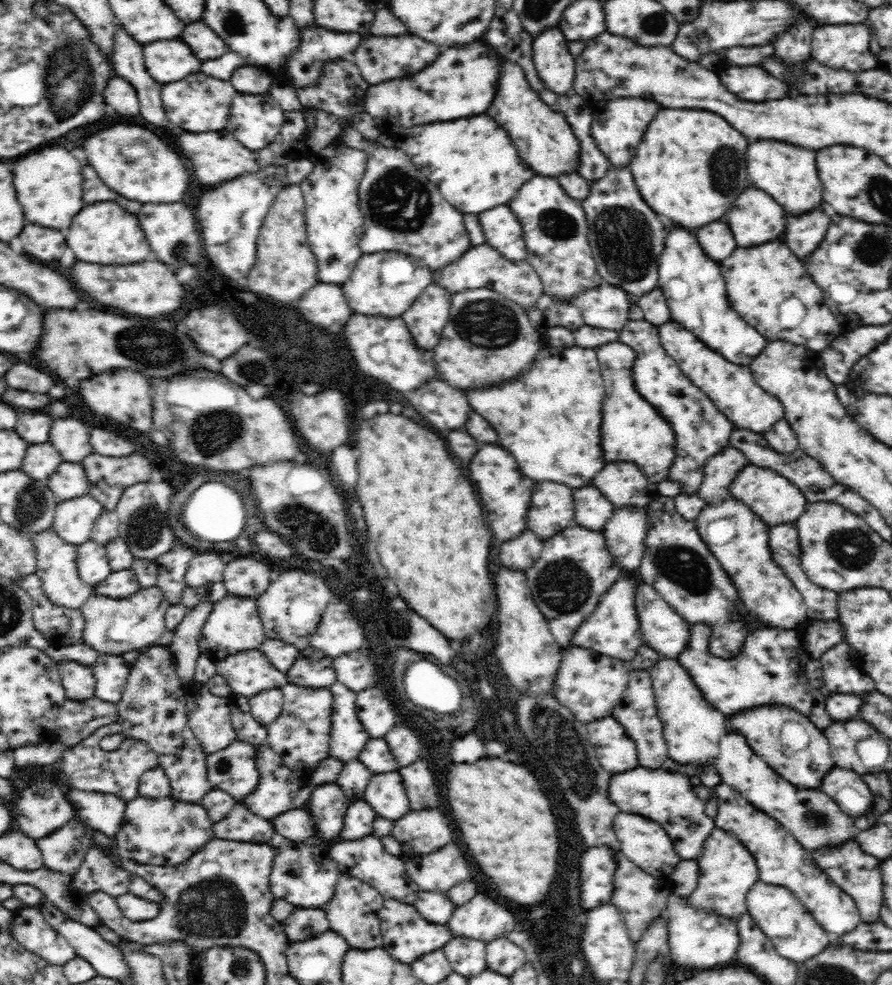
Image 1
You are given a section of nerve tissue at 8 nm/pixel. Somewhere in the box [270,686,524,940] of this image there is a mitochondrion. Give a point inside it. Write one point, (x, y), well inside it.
(291, 870)

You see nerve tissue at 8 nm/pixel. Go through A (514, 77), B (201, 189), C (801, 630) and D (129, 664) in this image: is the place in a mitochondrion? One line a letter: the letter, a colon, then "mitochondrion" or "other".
A: other
B: other
C: other
D: other

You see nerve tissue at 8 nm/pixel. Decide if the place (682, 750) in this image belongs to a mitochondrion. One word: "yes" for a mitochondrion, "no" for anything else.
no

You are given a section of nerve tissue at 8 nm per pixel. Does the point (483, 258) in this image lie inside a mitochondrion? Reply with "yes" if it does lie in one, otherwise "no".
no

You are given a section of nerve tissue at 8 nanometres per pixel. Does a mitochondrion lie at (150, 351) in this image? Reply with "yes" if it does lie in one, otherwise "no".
yes

